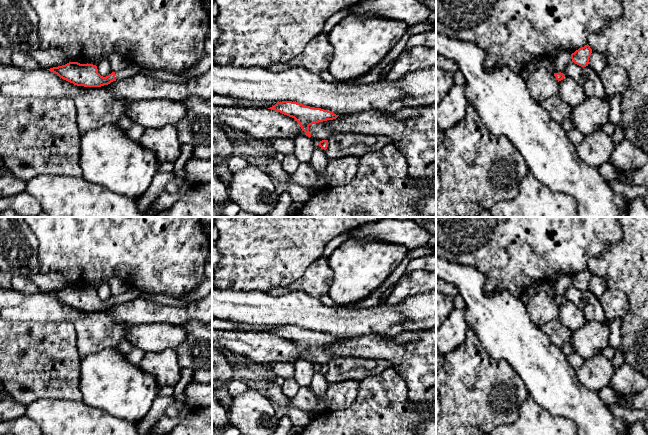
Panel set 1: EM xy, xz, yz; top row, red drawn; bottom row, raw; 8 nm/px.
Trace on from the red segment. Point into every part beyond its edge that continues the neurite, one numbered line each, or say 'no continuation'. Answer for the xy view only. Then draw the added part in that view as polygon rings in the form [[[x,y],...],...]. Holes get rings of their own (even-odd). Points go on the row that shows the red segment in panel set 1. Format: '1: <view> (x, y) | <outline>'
1: xy (132, 69) | [[[130,63],[125,69],[122,69],[120,71],[115,72],[116,80],[123,80],[126,78],[129,78],[131,76],[134,76],[136,74],[139,74],[143,66],[136,64],[136,63]]]

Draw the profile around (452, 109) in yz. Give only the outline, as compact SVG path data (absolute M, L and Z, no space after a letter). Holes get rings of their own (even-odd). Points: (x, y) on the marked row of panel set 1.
M453 84L446 96L436 106L436 125L445 132L466 115L468 100L465 89Z

